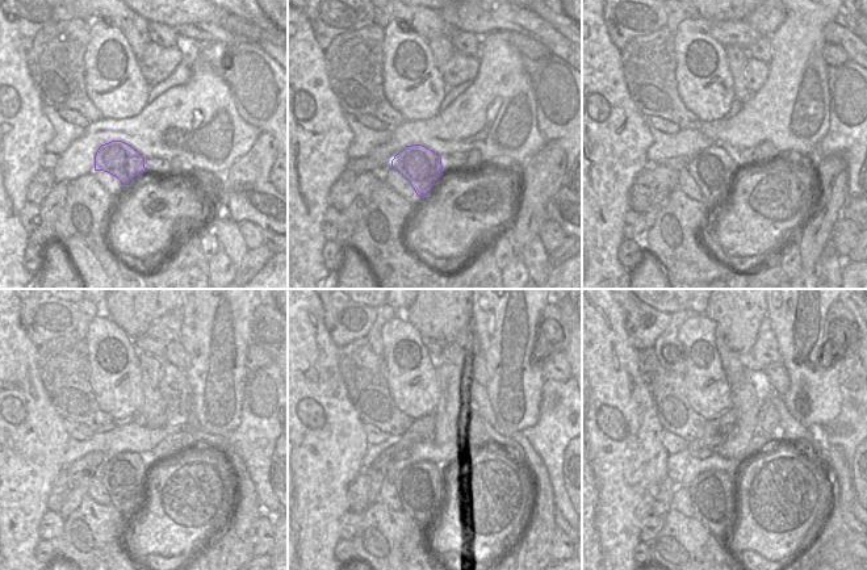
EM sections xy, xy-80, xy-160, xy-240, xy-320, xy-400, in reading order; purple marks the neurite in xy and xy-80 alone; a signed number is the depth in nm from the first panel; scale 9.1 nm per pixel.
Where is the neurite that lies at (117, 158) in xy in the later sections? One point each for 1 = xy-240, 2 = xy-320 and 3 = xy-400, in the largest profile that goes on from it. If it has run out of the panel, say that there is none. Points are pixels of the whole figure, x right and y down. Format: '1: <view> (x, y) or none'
1: xy-240 (122, 476)
2: xy-320 (419, 486)
3: xy-400 (712, 493)

